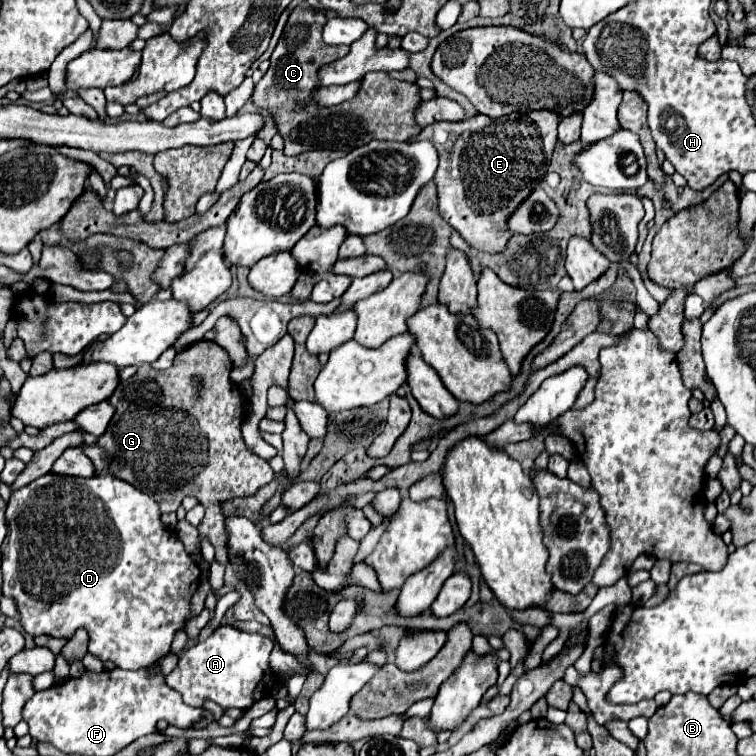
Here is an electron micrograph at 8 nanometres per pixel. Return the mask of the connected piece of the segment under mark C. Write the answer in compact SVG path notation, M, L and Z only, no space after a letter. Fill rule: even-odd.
M295 7L291 13L285 31L271 55L271 67L263 75L263 79L255 85L251 103L259 109L265 109L283 137L283 153L299 155L313 149L335 149L335 151L351 151L371 139L395 139L407 141L421 133L421 127L415 121L415 109L421 103L419 85L391 79L389 73L367 73L361 80L359 93L333 107L333 115L353 115L359 119L323 119L329 111L311 99L311 93L319 89L319 69L327 63L333 63L349 53L349 46L327 45L321 37L327 17L323 11Z

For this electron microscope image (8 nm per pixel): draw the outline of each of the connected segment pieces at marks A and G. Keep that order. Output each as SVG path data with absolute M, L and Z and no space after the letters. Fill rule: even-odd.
M225 625L213 631L203 643L197 643L181 653L177 667L165 677L165 683L179 691L183 703L191 707L203 707L203 703L215 701L223 711L249 709L263 697L269 697L277 683L285 683L283 675L275 675L269 655L275 647L275 639L261 633L241 631Z
M197 341L183 353L179 353L173 365L165 371L155 371L151 365L141 365L137 375L127 381L121 381L111 395L109 403L115 407L115 415L109 423L105 435L99 437L99 445L113 457L109 473L131 483L139 491L147 491L157 503L161 513L177 511L181 499L193 495L205 507L205 516L197 529L200 540L208 538L215 547L215 559L227 565L227 531L225 531L225 515L221 513L221 503L231 501L235 497L251 497L261 487L273 481L275 473L271 465L251 453L241 435L241 423L247 413L249 399L243 395L241 387L229 379L231 373L229 353L211 343Z

